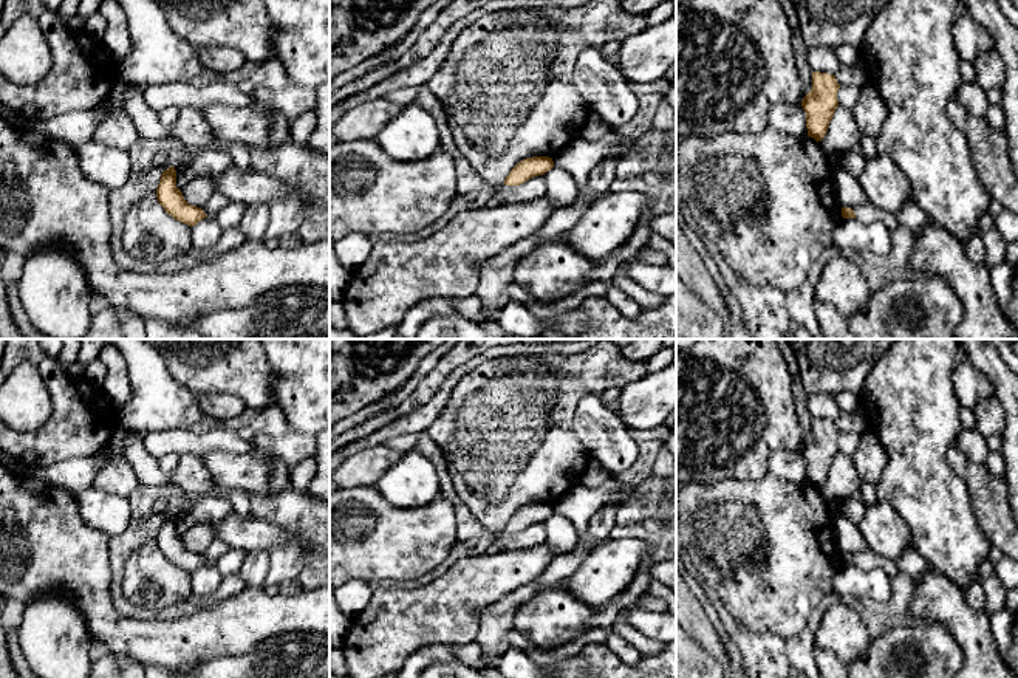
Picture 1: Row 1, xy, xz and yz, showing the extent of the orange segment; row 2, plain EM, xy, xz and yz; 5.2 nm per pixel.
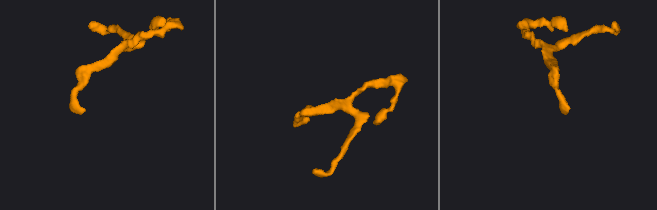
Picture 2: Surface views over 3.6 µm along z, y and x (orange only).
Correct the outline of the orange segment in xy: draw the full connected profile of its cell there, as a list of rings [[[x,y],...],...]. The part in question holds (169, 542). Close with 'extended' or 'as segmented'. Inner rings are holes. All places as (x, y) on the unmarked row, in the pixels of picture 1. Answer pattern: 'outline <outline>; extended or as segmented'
outline [[[172,512],[161,522],[156,545],[169,562],[190,574],[207,563],[201,554],[184,546],[183,539],[176,534],[176,517]]]; as segmented

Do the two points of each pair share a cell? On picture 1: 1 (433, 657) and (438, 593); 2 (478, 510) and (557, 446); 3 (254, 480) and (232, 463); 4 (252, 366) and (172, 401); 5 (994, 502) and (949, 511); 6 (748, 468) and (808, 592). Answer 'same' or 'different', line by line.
1: different
2: same
3: same
4: different
5: different
6: different

